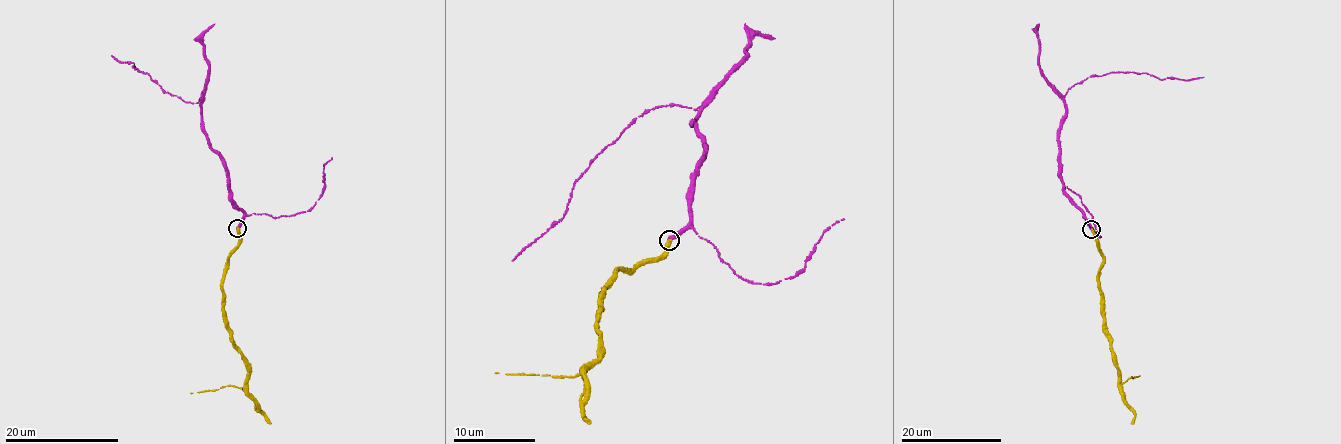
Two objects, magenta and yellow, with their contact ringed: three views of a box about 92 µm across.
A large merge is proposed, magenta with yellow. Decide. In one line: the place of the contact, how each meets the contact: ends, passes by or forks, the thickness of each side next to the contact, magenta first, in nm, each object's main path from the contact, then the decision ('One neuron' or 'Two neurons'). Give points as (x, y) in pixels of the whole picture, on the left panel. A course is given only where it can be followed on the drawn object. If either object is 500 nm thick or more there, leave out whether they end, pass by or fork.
Place: (237, 228). At the ring magenta ends. At the ring yellow ends. Thickness 440 nm (magenta) against 480 nm. Course of magenta: (237, 229), (243, 212), (231, 198), (224, 158), (205, 133), (201, 104), (164, 92), (130, 61), (111, 56). Course of yellow: (237, 229), (239, 244), (225, 265), (222, 300), (224, 323), (248, 371), (247, 383), (190, 393). One neuron

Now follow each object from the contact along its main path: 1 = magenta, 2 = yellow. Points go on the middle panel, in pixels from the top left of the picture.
1: (668, 240), (690, 221), (706, 147), (698, 108), (670, 104), (635, 118), (572, 187), (566, 215), (512, 260)
2: (668, 240), (660, 256), (623, 273), (616, 270), (609, 278), (599, 294), (596, 359), (573, 377), (495, 372)

